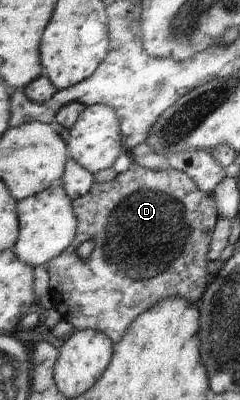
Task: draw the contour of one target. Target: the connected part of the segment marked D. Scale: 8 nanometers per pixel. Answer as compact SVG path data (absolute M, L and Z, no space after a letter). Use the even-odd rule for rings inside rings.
M135 163L131 167L131 170L117 175L110 182L103 184L95 183L87 196L74 199L73 204L75 206L75 214L79 218L79 231L71 247L61 256L46 263L46 269L50 277L49 294L51 296L51 303L62 316L62 319L73 325L74 330L104 332L116 344L124 339L127 331L138 319L138 316L155 308L158 304L164 303L164 300L183 297L186 301L191 301L192 305L196 305L203 299L203 295L207 292L208 288L208 278L206 278L208 276L208 264L206 263L208 262L208 252L210 252L210 242L212 242L212 236L214 236L214 230L216 230L216 222L218 222L220 216L213 194L204 193L187 173L175 170L174 168L170 168L168 171L154 171ZM86 240L94 243L94 250L87 259L78 256L78 246L82 242L86 242Z

